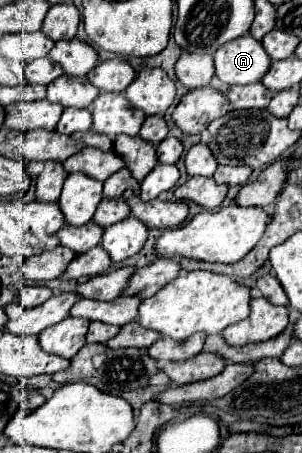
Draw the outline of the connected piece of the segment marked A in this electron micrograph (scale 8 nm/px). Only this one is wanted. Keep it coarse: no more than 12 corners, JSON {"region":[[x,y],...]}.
{"region":[[242,35],[214,53],[216,77],[228,85],[260,81],[270,57]]}

